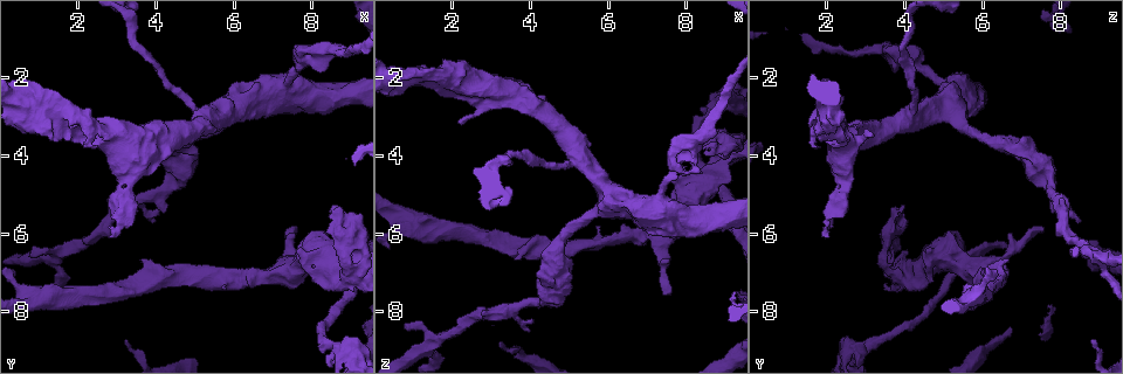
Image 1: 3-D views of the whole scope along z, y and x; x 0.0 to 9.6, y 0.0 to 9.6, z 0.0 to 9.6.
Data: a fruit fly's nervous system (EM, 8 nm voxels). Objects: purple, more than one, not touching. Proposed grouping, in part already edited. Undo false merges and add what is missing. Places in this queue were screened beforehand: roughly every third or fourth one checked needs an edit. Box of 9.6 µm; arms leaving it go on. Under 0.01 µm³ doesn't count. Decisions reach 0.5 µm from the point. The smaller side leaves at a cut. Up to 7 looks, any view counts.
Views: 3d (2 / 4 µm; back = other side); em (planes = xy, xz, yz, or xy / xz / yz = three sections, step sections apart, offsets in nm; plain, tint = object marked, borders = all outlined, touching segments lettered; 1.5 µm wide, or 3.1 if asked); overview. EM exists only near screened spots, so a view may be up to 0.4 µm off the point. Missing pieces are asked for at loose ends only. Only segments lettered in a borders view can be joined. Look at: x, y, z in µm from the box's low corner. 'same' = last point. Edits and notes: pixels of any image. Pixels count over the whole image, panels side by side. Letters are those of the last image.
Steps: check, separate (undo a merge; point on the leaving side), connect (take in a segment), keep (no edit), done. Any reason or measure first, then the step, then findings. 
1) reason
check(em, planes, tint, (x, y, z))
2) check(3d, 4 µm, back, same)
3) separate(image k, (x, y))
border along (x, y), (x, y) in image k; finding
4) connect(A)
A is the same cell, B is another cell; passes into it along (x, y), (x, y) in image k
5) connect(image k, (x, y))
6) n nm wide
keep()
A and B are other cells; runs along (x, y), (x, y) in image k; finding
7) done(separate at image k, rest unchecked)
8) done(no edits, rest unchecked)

branch stops here
check(em, planes, plain, (4.20, 5.45, 7.85))

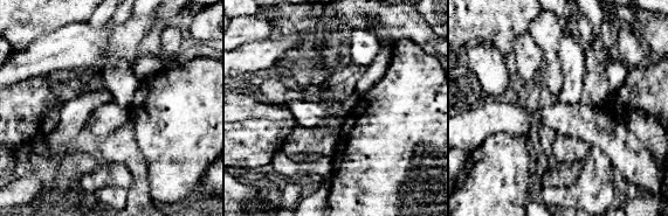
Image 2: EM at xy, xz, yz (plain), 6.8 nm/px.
check(em, planes, tint, same)

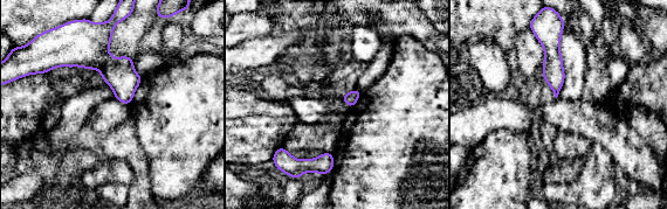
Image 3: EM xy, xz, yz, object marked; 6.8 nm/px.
see the neighbours
check(em, planes, borders, same)

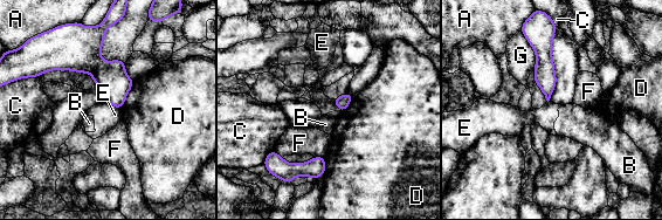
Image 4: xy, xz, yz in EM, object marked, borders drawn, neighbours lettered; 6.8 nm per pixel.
keep()
A, B, C, D, E, F and G are other cells; runs along (543, 40), (547, 95) in image 4; none of them fits

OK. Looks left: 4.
thick turns thin
check(em, planes, borders, (9.00, 7.10, 3.95))

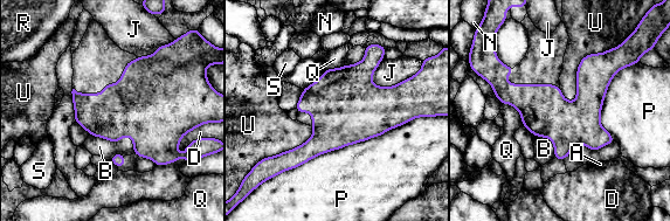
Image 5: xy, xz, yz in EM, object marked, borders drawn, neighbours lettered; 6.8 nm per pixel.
P touches over 1000 nm
keep()
A, B, D, J, N, P, Q, R, S and U are other cells; border along (613, 48), (581, 60), (566, 101) in image 5; one neuron here

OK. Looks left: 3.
check(em, yz, step 4, tint, (5.25, 3.05, 4.05))

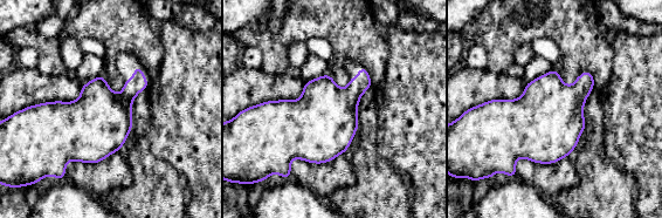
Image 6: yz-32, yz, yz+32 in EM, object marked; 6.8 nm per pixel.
check(em, xz, step 8, borders, same)

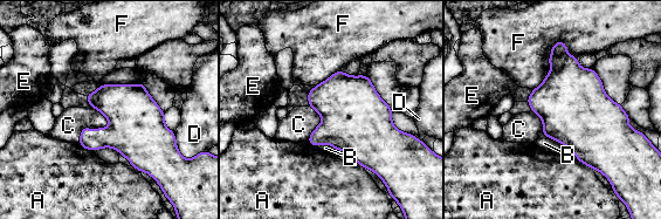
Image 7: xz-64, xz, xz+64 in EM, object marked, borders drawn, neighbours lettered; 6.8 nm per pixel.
F touches over 400 nm
keep()
A, B, C, D, E and F are other cells; border along (542, 134), (560, 142), (566, 148) in image 7; continuous, no second neuron

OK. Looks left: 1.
done(no edits, rest unchecked)

